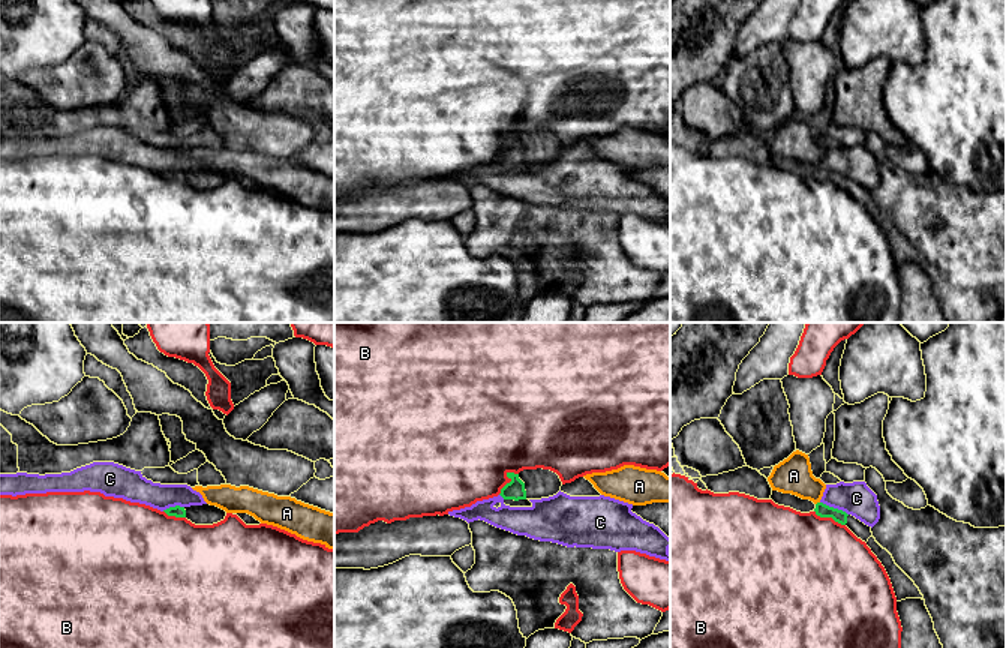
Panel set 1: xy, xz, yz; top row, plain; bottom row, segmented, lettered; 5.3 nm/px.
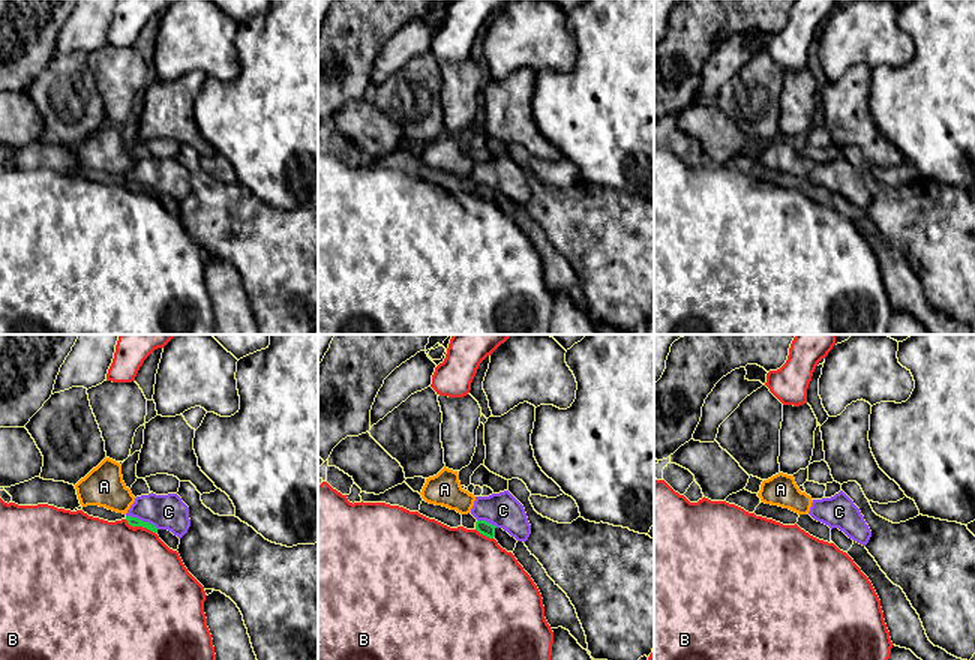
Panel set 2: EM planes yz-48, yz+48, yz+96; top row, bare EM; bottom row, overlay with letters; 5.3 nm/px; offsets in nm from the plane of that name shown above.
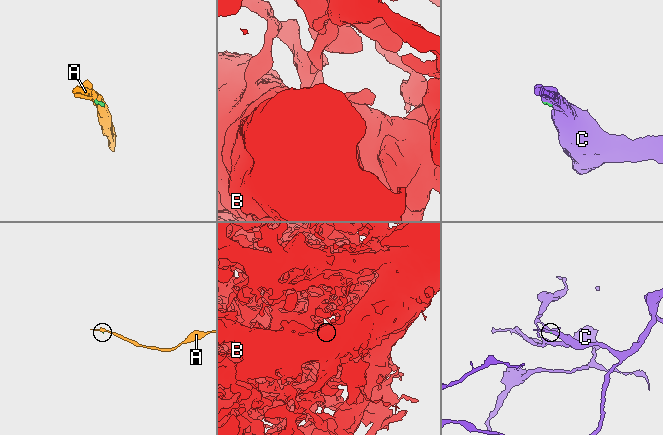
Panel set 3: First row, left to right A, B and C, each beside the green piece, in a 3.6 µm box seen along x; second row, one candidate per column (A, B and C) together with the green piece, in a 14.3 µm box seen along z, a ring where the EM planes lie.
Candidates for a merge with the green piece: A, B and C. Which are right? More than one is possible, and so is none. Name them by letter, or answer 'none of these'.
none of these

